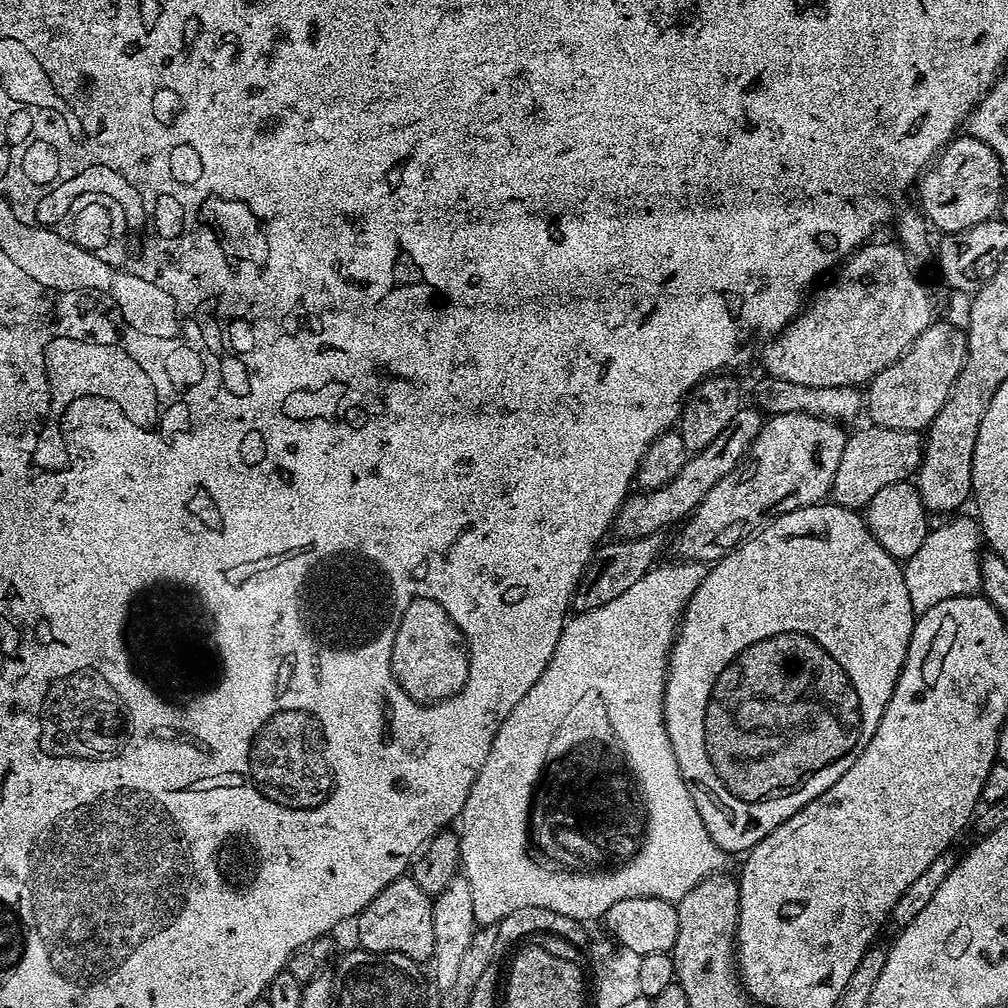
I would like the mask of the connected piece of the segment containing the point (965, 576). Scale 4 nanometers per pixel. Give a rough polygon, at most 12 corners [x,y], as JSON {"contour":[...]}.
{"contour":[[949,519],[903,561],[913,613],[981,591],[982,529]]}

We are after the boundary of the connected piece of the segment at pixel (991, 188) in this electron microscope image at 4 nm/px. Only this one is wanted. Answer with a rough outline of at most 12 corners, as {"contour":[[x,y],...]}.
{"contour":[[967,134],[944,145],[919,181],[937,233],[993,219],[1006,170]]}

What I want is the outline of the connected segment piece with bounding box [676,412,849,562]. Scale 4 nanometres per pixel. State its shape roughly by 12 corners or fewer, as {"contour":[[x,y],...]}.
{"contour":[[769,415],[747,459],[679,525],[715,562],[769,520],[829,499],[849,438]]}

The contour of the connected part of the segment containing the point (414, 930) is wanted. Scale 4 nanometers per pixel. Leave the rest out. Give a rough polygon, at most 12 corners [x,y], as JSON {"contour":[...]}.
{"contour":[[410,878],[390,882],[355,917],[366,952],[426,962],[432,900]]}

